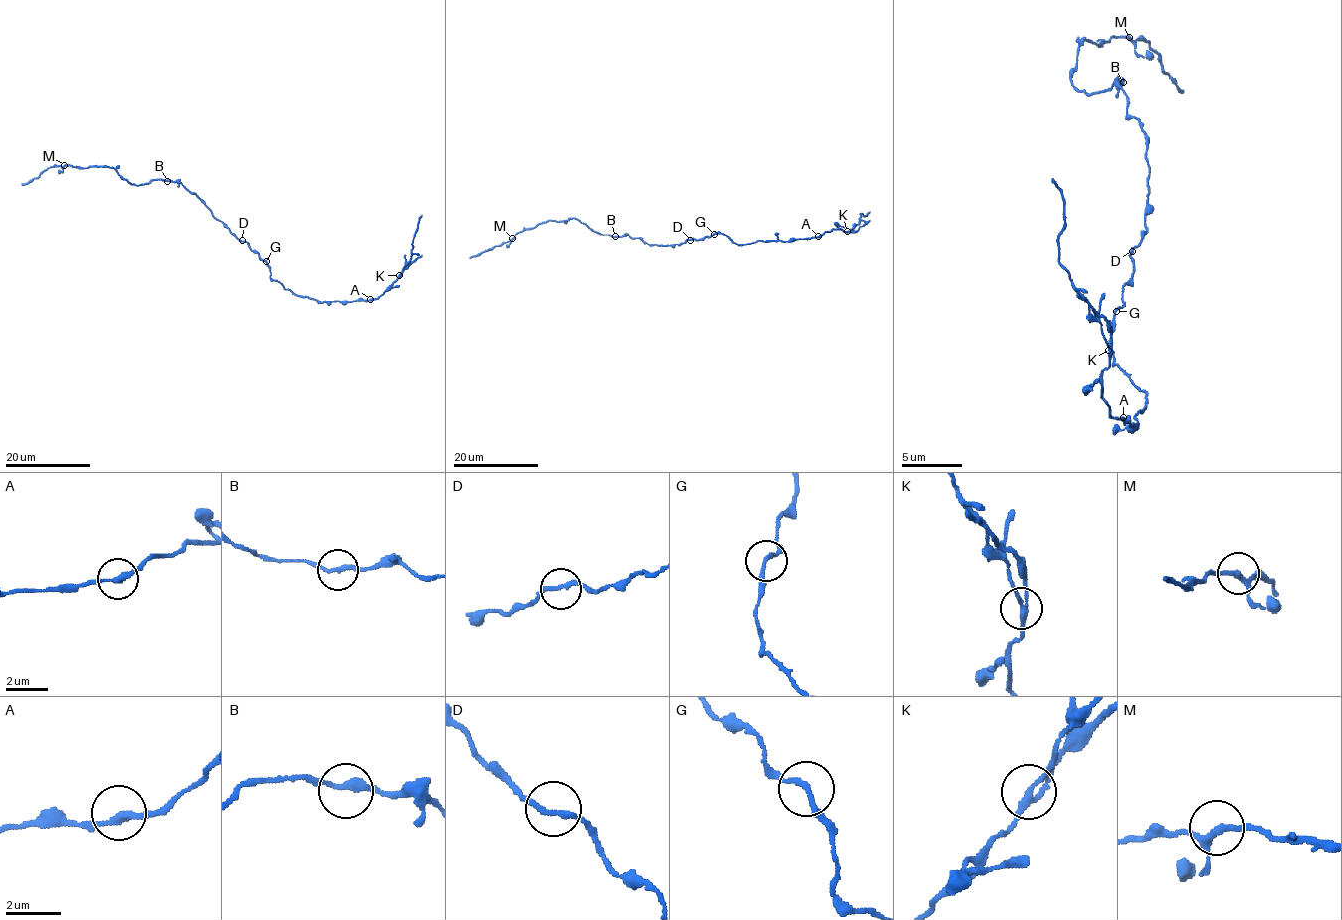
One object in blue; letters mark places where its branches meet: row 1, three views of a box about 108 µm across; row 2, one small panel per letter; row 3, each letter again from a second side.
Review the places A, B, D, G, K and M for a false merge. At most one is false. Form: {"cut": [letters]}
{"cut": ["K"]}

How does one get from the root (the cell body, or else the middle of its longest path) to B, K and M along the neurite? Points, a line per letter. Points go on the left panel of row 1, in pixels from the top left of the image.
B: (242, 241), (181, 183), (167, 181)
K: (242, 241), (267, 263), (273, 280), (295, 294), (321, 302), (375, 300), (399, 275)
M: (242, 241), (181, 183), (152, 179), (135, 185), (107, 166), (64, 165)

